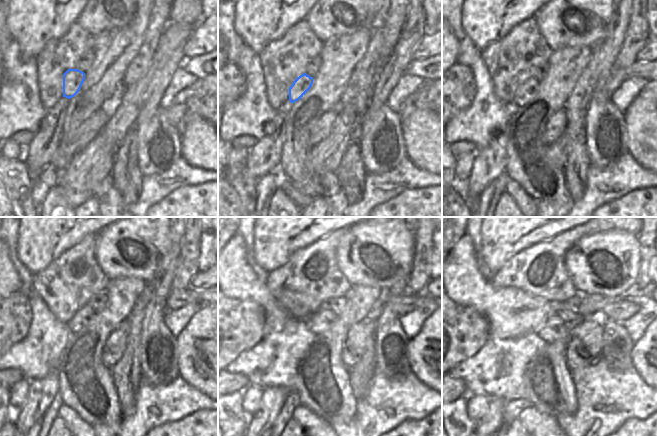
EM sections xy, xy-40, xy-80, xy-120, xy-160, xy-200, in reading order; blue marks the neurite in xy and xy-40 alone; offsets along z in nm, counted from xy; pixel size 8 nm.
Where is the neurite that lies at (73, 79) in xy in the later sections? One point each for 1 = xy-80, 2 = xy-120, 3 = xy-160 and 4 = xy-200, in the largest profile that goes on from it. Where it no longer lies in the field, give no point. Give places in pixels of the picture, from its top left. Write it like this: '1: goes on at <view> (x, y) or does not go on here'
1: goes on at xy-80 (526, 91)
2: goes on at xy-120 (87, 312)
3: goes on at xy-160 (318, 322)
4: goes on at xy-200 (554, 328)

